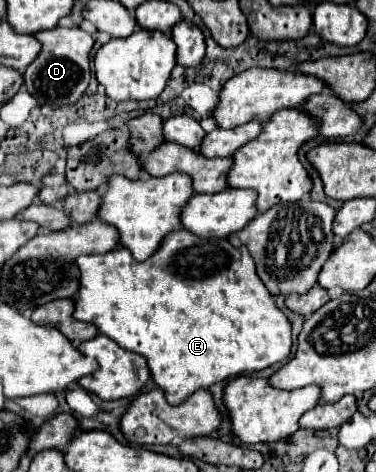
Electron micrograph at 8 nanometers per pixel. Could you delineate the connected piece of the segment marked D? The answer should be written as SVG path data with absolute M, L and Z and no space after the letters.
M55 27L49 31L35 33L35 39L41 43L41 53L23 73L23 85L27 93L31 93L41 107L59 109L65 105L77 103L77 99L85 93L91 71L89 71L89 53L93 47L93 37L79 27Z

